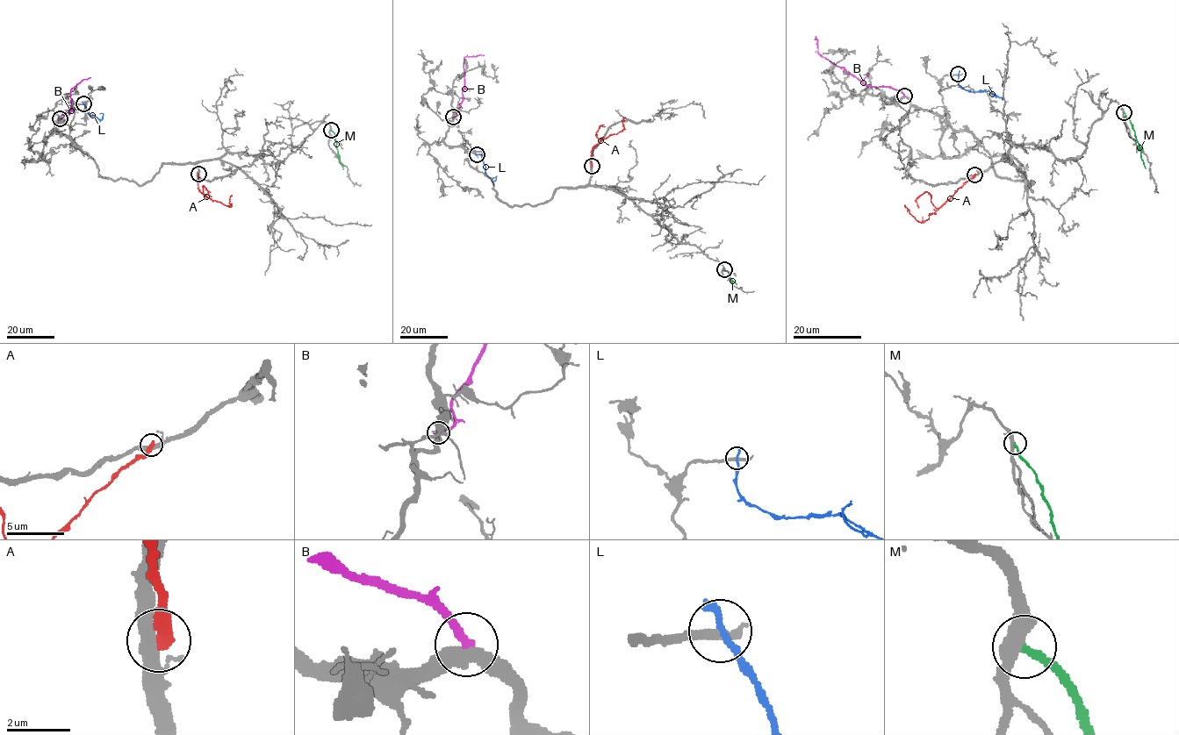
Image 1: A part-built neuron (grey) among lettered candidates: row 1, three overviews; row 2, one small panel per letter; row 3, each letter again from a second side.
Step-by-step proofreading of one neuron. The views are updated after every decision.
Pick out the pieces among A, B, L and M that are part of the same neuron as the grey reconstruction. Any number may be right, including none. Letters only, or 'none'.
none

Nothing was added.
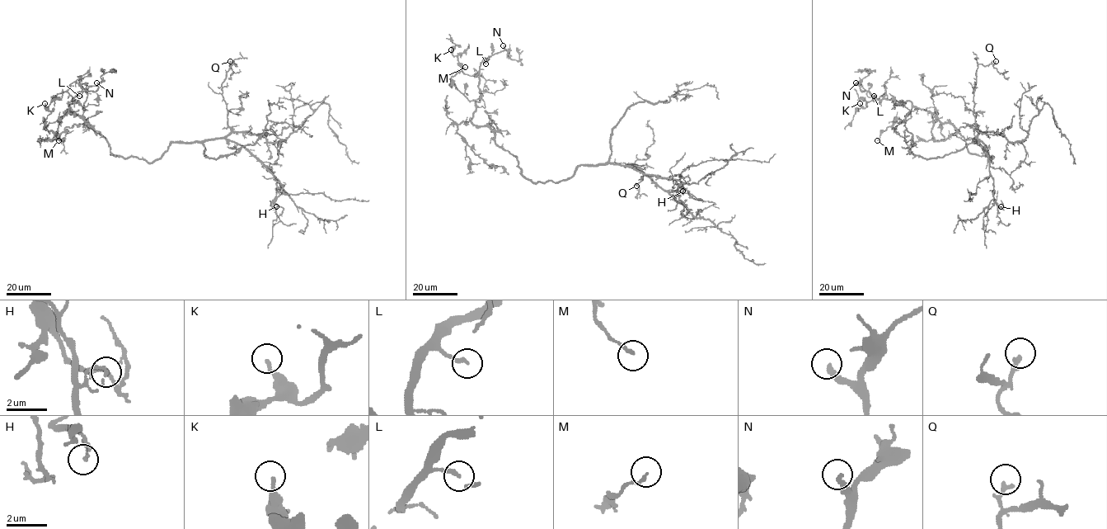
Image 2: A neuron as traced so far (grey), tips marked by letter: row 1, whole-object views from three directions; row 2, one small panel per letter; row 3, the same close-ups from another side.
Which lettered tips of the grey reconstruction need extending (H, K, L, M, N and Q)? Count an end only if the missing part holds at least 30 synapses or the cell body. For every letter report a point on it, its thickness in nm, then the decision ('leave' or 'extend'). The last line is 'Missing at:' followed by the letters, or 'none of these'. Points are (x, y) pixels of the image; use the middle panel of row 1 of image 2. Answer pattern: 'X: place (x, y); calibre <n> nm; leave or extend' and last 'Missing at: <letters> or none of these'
H: place (682, 191); calibre 180 nm; leave
K: place (451, 49); calibre 170 nm; leave
L: place (485, 63); calibre 180 nm; leave
M: place (465, 67); calibre 140 nm; leave
N: place (503, 45); calibre 280 nm; extend
Q: place (636, 186); calibre 200 nm; leave
Missing at: N

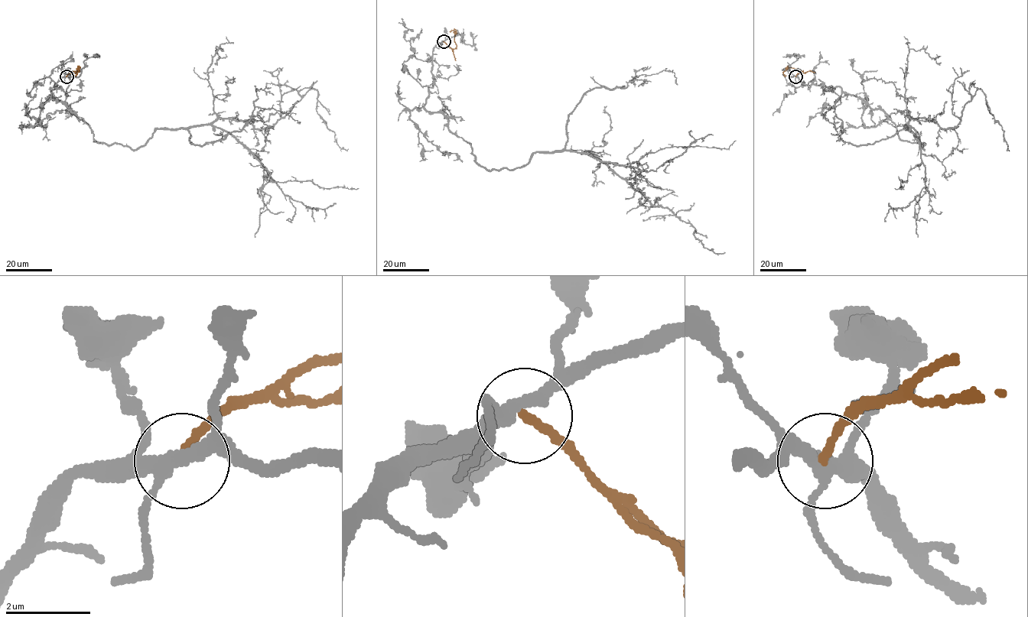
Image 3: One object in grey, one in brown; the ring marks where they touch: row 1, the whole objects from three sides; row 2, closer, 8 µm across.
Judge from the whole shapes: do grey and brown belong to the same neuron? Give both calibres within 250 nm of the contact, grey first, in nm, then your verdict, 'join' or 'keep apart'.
300 nm thick on the grey side, 200 nm on the other; keep apart

